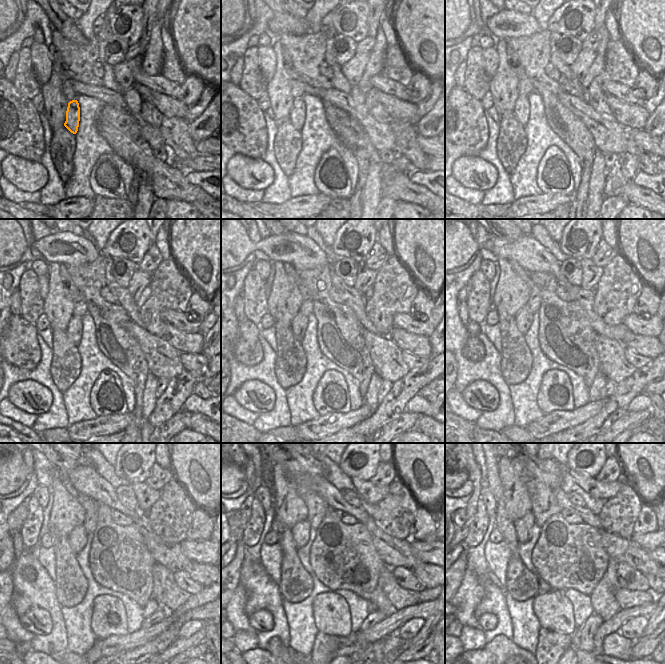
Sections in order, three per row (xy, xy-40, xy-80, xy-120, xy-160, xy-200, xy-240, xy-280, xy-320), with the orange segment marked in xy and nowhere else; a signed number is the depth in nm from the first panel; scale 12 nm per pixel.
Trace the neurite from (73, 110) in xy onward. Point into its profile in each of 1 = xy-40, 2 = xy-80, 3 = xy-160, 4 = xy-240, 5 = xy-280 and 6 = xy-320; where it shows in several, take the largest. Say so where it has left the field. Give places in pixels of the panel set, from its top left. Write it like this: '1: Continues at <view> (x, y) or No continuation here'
1: Continues at xy-40 (298, 110)
2: Continues at xy-80 (522, 106)
3: Continues at xy-160 (299, 323)
4: Continues at xy-240 (78, 537)
5: Continues at xy-280 (301, 531)
6: Continues at xy-320 (524, 525).

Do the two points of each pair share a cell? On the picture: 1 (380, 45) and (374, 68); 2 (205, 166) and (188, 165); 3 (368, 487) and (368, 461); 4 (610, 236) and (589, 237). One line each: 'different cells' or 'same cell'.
1: same cell
2: same cell
3: different cells
4: different cells

